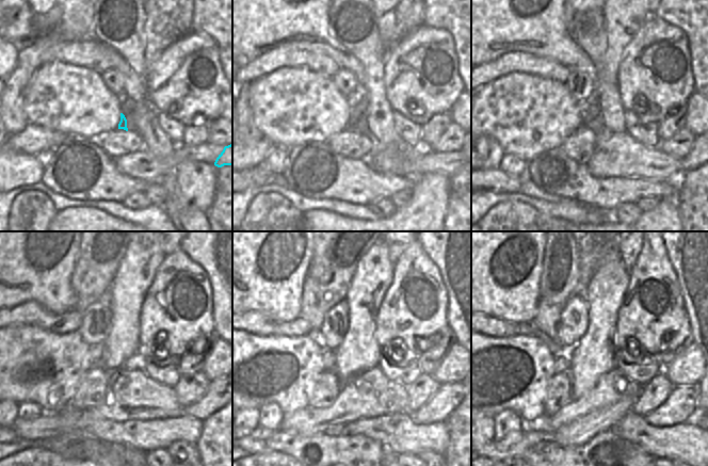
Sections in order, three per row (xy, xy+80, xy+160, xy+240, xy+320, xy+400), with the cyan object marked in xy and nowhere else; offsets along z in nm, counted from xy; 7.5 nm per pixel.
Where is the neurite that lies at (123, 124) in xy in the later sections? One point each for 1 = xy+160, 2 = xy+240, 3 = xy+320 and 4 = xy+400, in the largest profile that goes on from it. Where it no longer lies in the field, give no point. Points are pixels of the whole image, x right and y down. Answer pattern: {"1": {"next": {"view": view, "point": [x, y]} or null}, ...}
{"1": {"next": {"view": "xy+160", "point": [615, 155]}}, "2": {"next": {"view": "xy+240", "point": [131, 394]}}, "3": {"next": {"view": "xy+320", "point": [370, 394]}}, "4": {"next": {"view": "xy+400", "point": [613, 386]}}}

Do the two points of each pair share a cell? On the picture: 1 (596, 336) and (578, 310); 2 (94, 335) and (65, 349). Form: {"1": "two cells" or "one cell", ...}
{"1": "two cells", "2": "two cells"}

